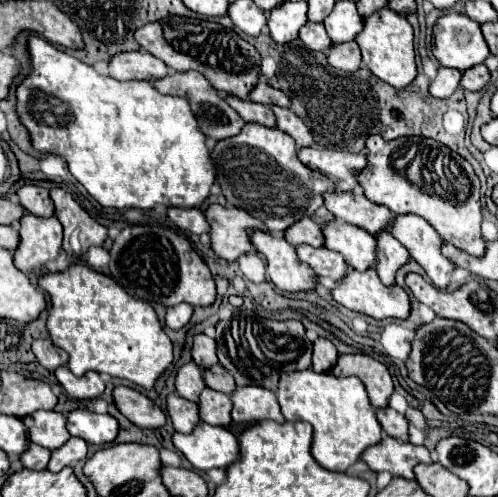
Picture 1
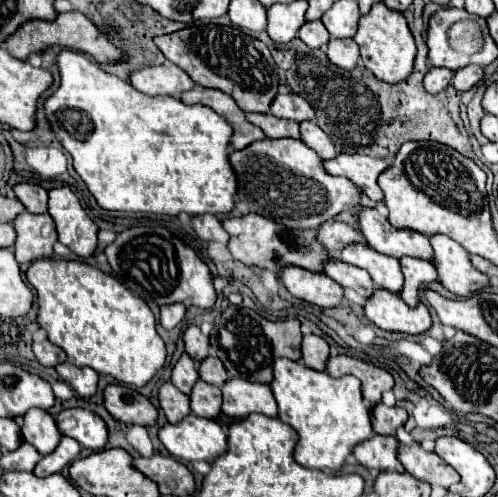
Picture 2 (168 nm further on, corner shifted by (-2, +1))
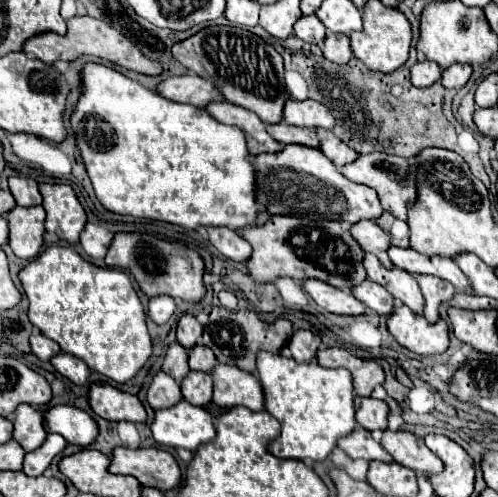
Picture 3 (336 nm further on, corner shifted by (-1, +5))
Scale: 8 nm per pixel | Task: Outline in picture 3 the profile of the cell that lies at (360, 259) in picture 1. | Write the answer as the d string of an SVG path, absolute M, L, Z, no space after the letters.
M365 255L363 265L367 269L369 279L373 279L375 283L381 283L399 303L403 303L411 311L417 311L419 315L423 315L425 299L421 295L421 289L419 289L415 277L411 277L407 271L401 271L399 267L385 269L375 255Z

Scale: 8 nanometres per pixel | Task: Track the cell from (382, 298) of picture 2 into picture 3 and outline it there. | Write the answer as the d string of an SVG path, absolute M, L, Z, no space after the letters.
M405 305L395 307L395 313L389 315L387 319L387 325L389 325L389 333L403 347L407 347L409 351L421 357L439 355L449 347L449 329L443 319L431 325Z

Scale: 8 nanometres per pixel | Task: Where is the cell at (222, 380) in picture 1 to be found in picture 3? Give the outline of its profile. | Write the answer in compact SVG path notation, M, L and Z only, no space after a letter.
M197 343L195 347L189 349L189 367L193 371L205 371L205 373L211 373L211 369L215 367L217 359L213 355L213 351L201 343Z

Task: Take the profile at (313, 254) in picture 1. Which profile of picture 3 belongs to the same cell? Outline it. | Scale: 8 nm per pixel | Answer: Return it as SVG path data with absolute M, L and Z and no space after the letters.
M365 281L359 287L353 289L353 295L369 309L373 309L377 315L381 317L389 317L393 313L395 307L395 299L393 295L389 295L389 291L385 291L385 287L381 287L379 283L373 281Z

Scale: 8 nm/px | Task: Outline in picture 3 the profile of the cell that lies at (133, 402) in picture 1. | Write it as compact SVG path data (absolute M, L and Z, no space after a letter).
M93 383L89 387L89 407L107 421L139 423L147 419L145 407L135 395L123 393L109 383Z

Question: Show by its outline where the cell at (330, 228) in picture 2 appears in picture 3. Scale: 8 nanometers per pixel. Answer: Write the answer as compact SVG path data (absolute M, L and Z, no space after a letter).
M359 221L351 225L351 235L359 241L363 251L373 253L385 267L393 267L387 249L409 247L409 239L395 239L389 231L383 231L375 221Z

